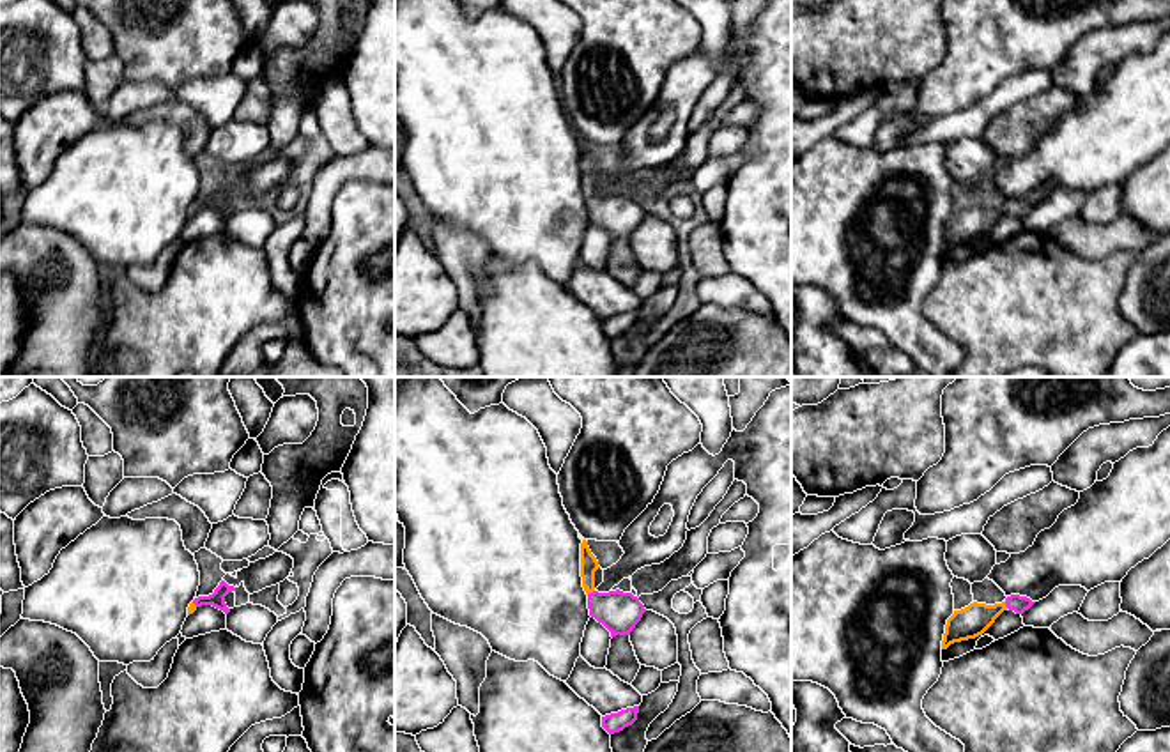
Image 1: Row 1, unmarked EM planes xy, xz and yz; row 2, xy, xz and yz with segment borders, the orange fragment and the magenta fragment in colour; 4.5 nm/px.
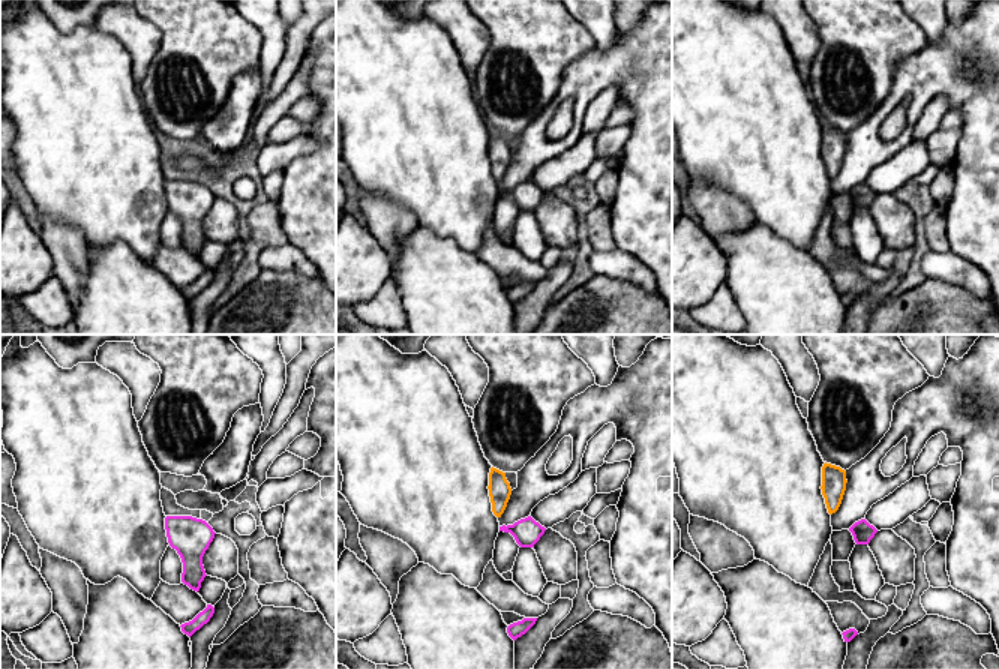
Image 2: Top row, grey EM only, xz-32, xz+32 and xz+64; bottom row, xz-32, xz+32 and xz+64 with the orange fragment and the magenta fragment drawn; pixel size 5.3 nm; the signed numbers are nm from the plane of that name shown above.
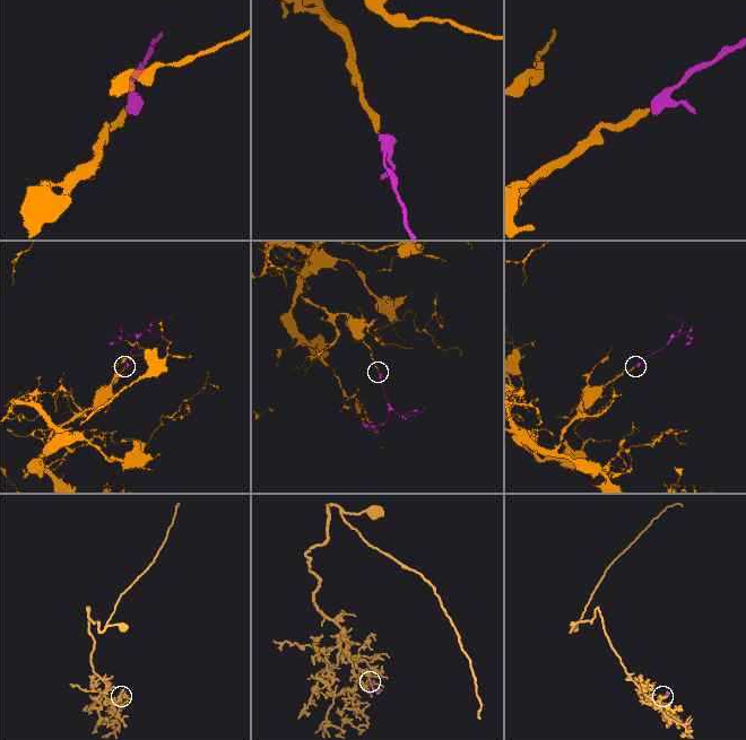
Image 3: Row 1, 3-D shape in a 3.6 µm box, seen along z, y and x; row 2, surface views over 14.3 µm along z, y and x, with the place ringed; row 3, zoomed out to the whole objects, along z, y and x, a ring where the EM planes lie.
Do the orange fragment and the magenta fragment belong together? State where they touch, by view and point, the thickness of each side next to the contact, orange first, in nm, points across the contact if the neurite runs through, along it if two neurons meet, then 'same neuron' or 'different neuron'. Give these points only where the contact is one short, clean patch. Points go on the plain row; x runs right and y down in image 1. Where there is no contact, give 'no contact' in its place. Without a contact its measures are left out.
contact xz (590, 195); calibres 80 and 180 nm; way xz (588, 165), (590, 195), (606, 211), (618, 214); same neuron

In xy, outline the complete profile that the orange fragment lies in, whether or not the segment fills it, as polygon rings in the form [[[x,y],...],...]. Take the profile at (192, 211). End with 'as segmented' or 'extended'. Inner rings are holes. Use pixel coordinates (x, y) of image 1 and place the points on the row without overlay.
[[[221,184],[219,189],[214,193],[212,198],[209,198],[209,200],[198,200],[198,202],[195,202],[189,207],[188,219],[193,218],[202,209],[212,209],[212,211],[223,214],[225,218],[228,218],[230,212],[225,207],[225,200],[228,196],[232,196],[232,195],[235,195],[235,191],[234,189],[228,189],[225,184]]]; extended

